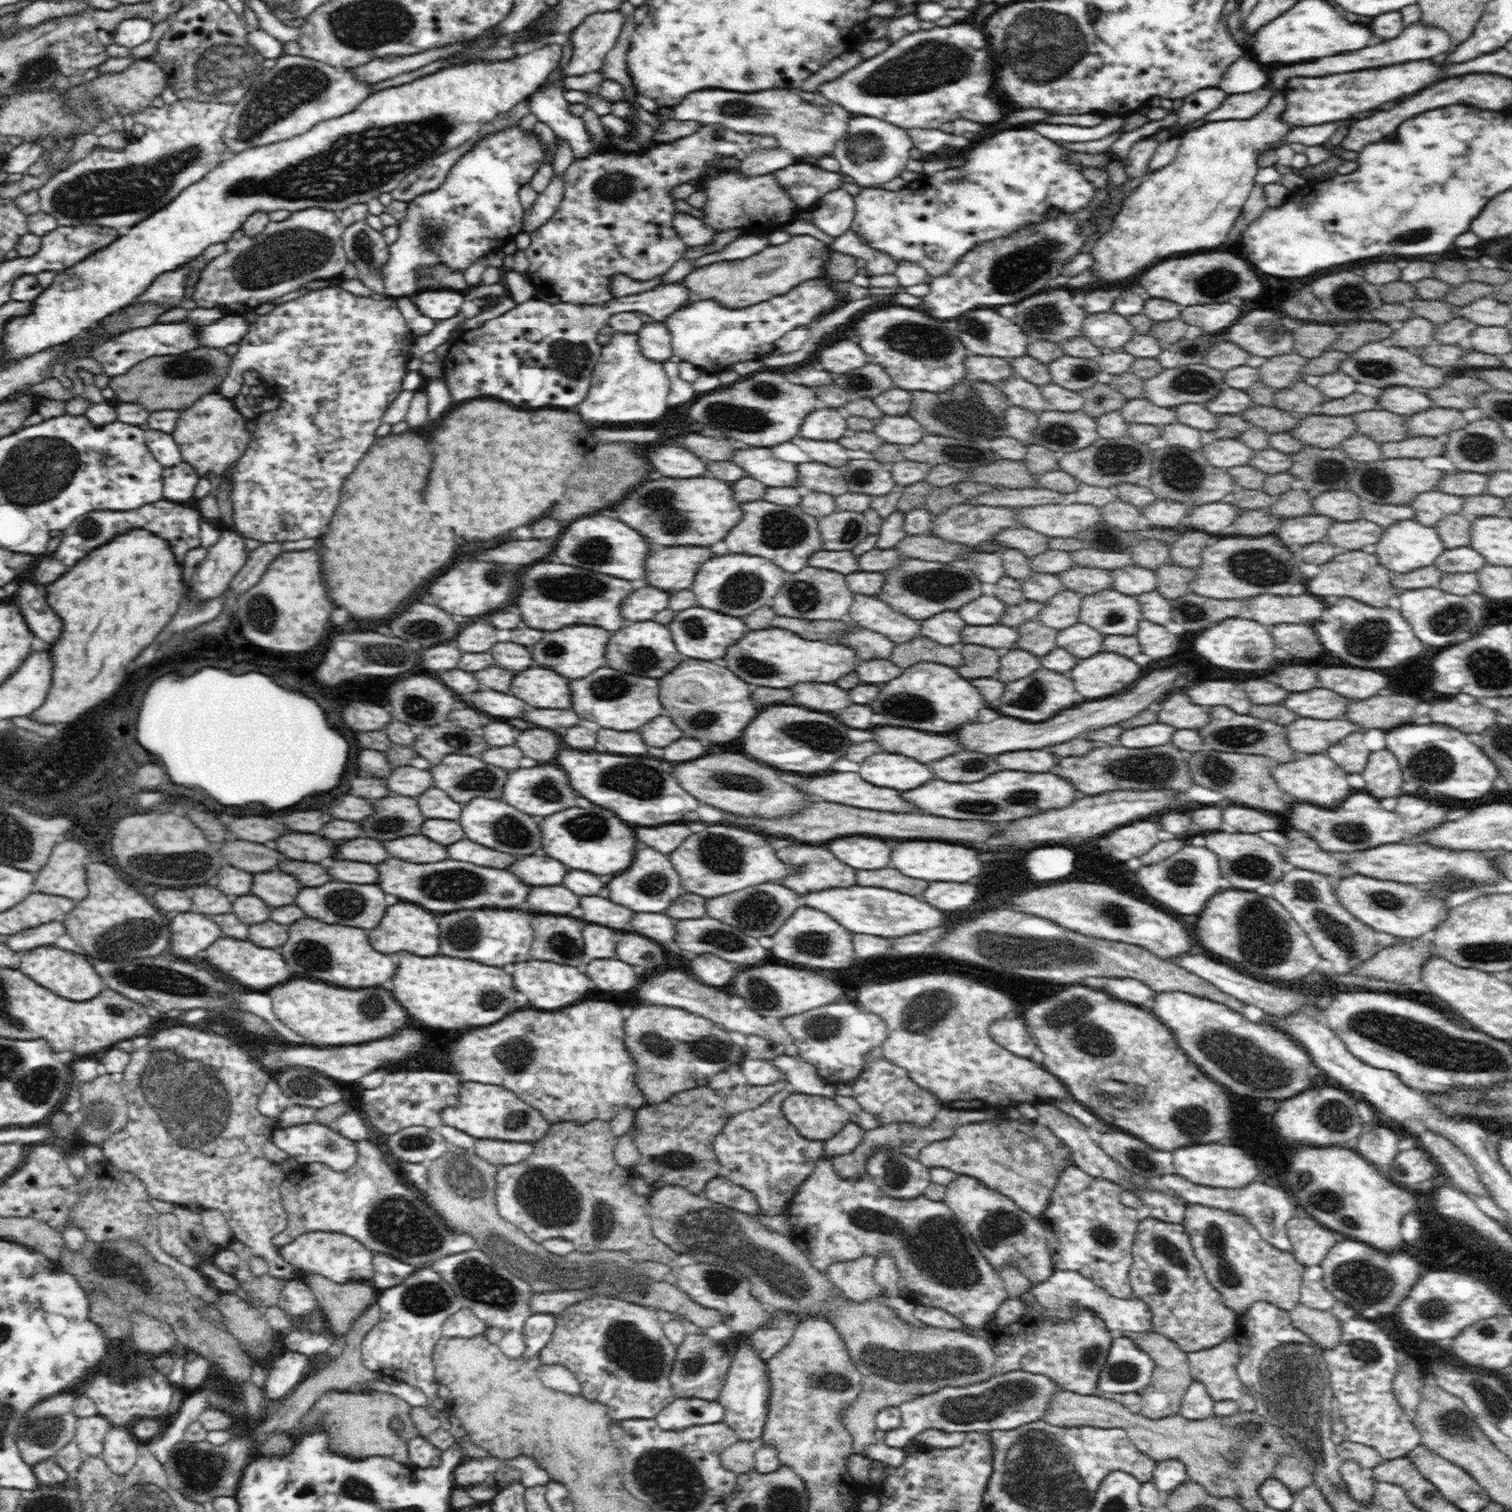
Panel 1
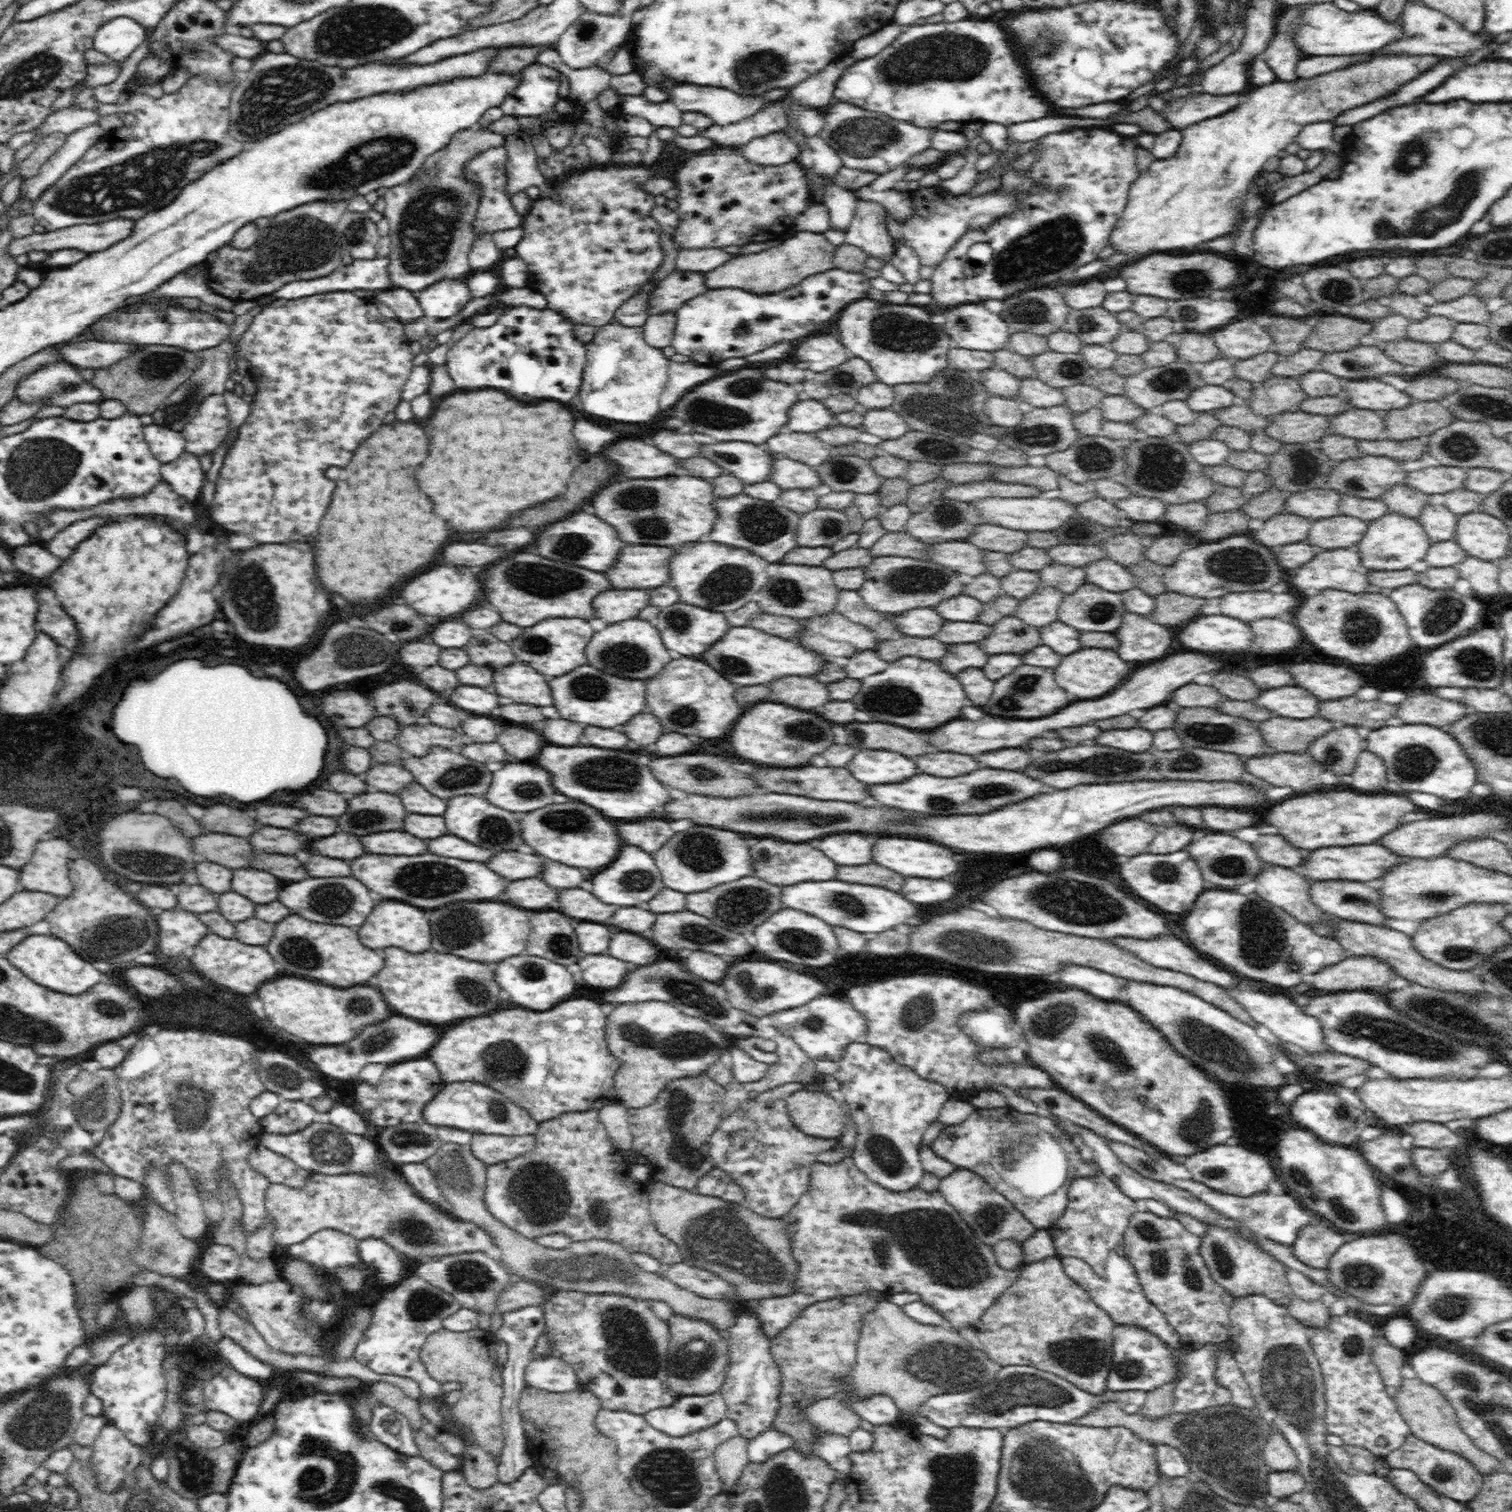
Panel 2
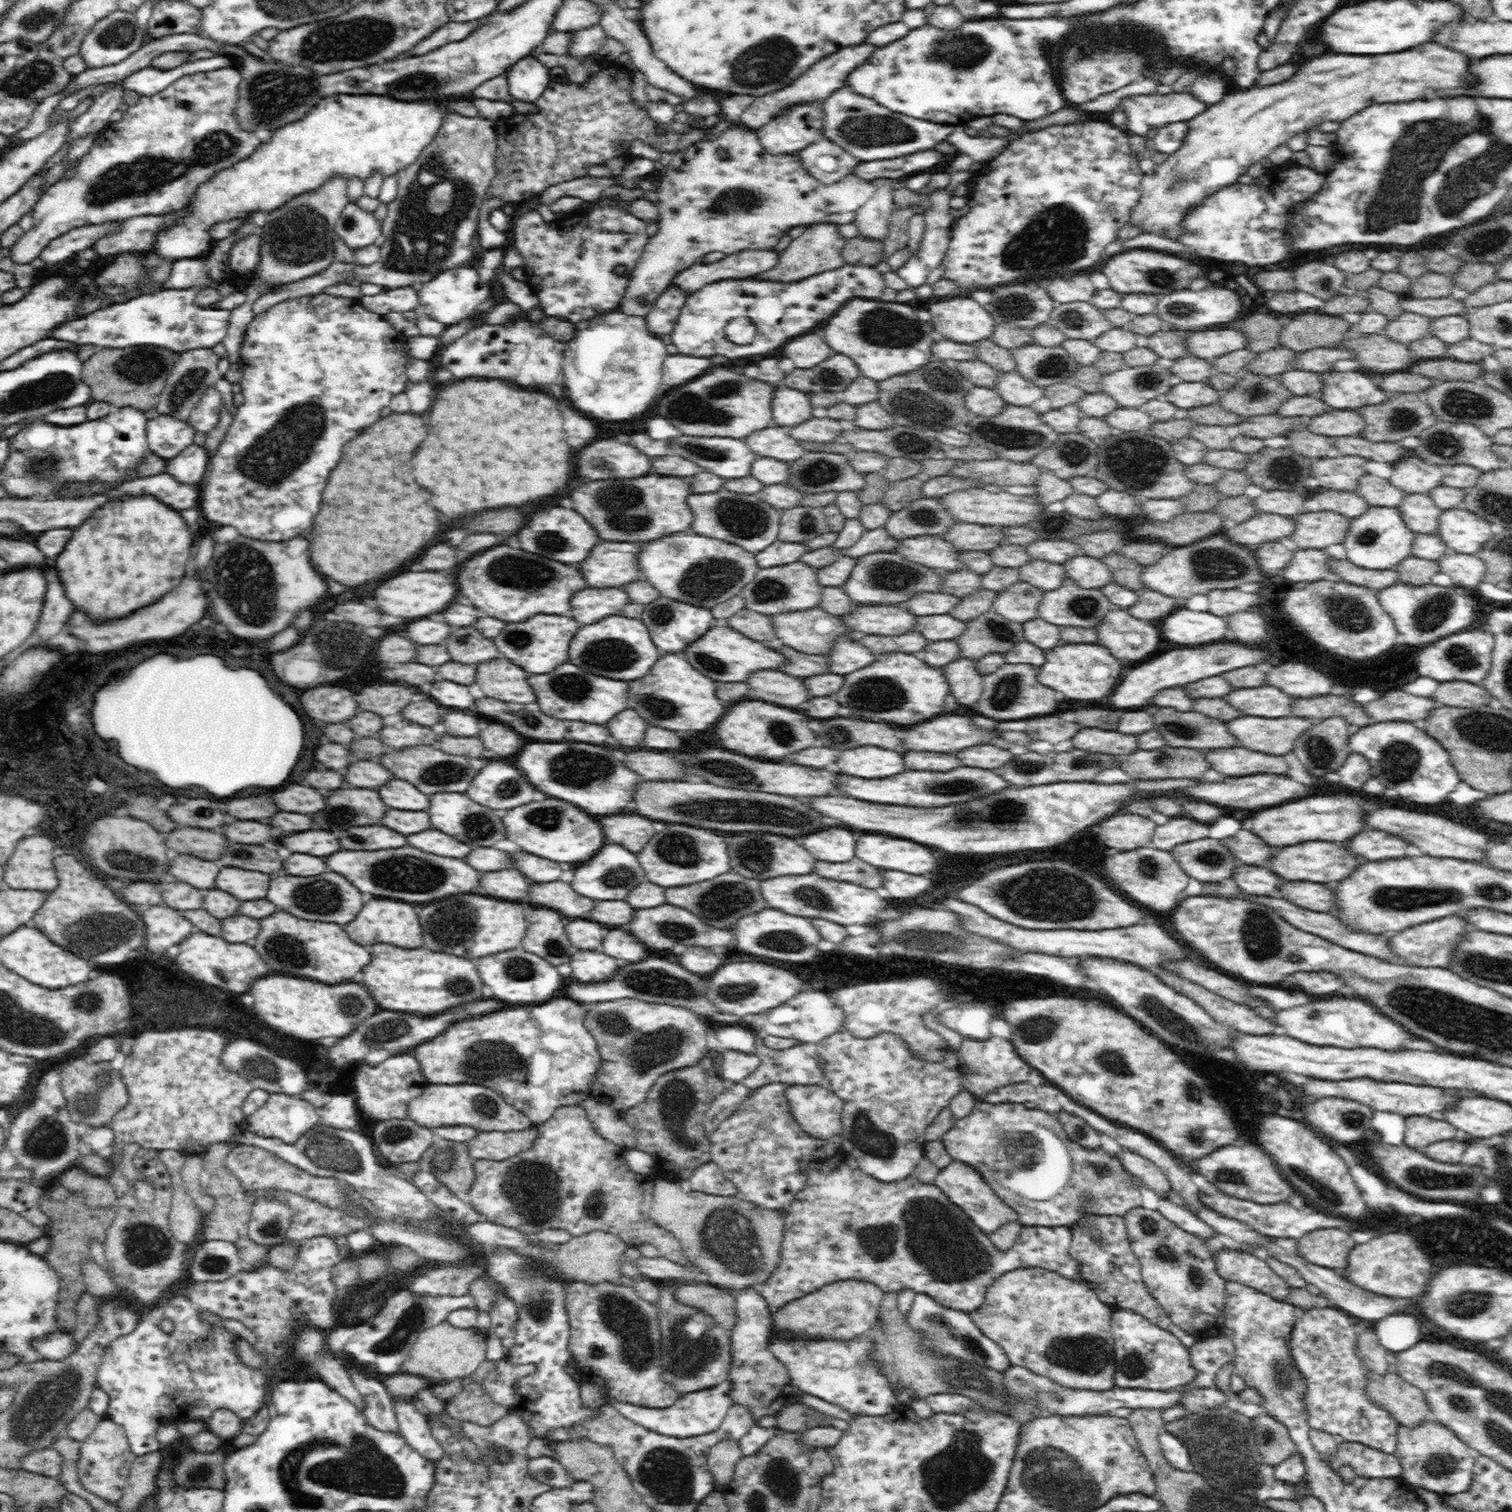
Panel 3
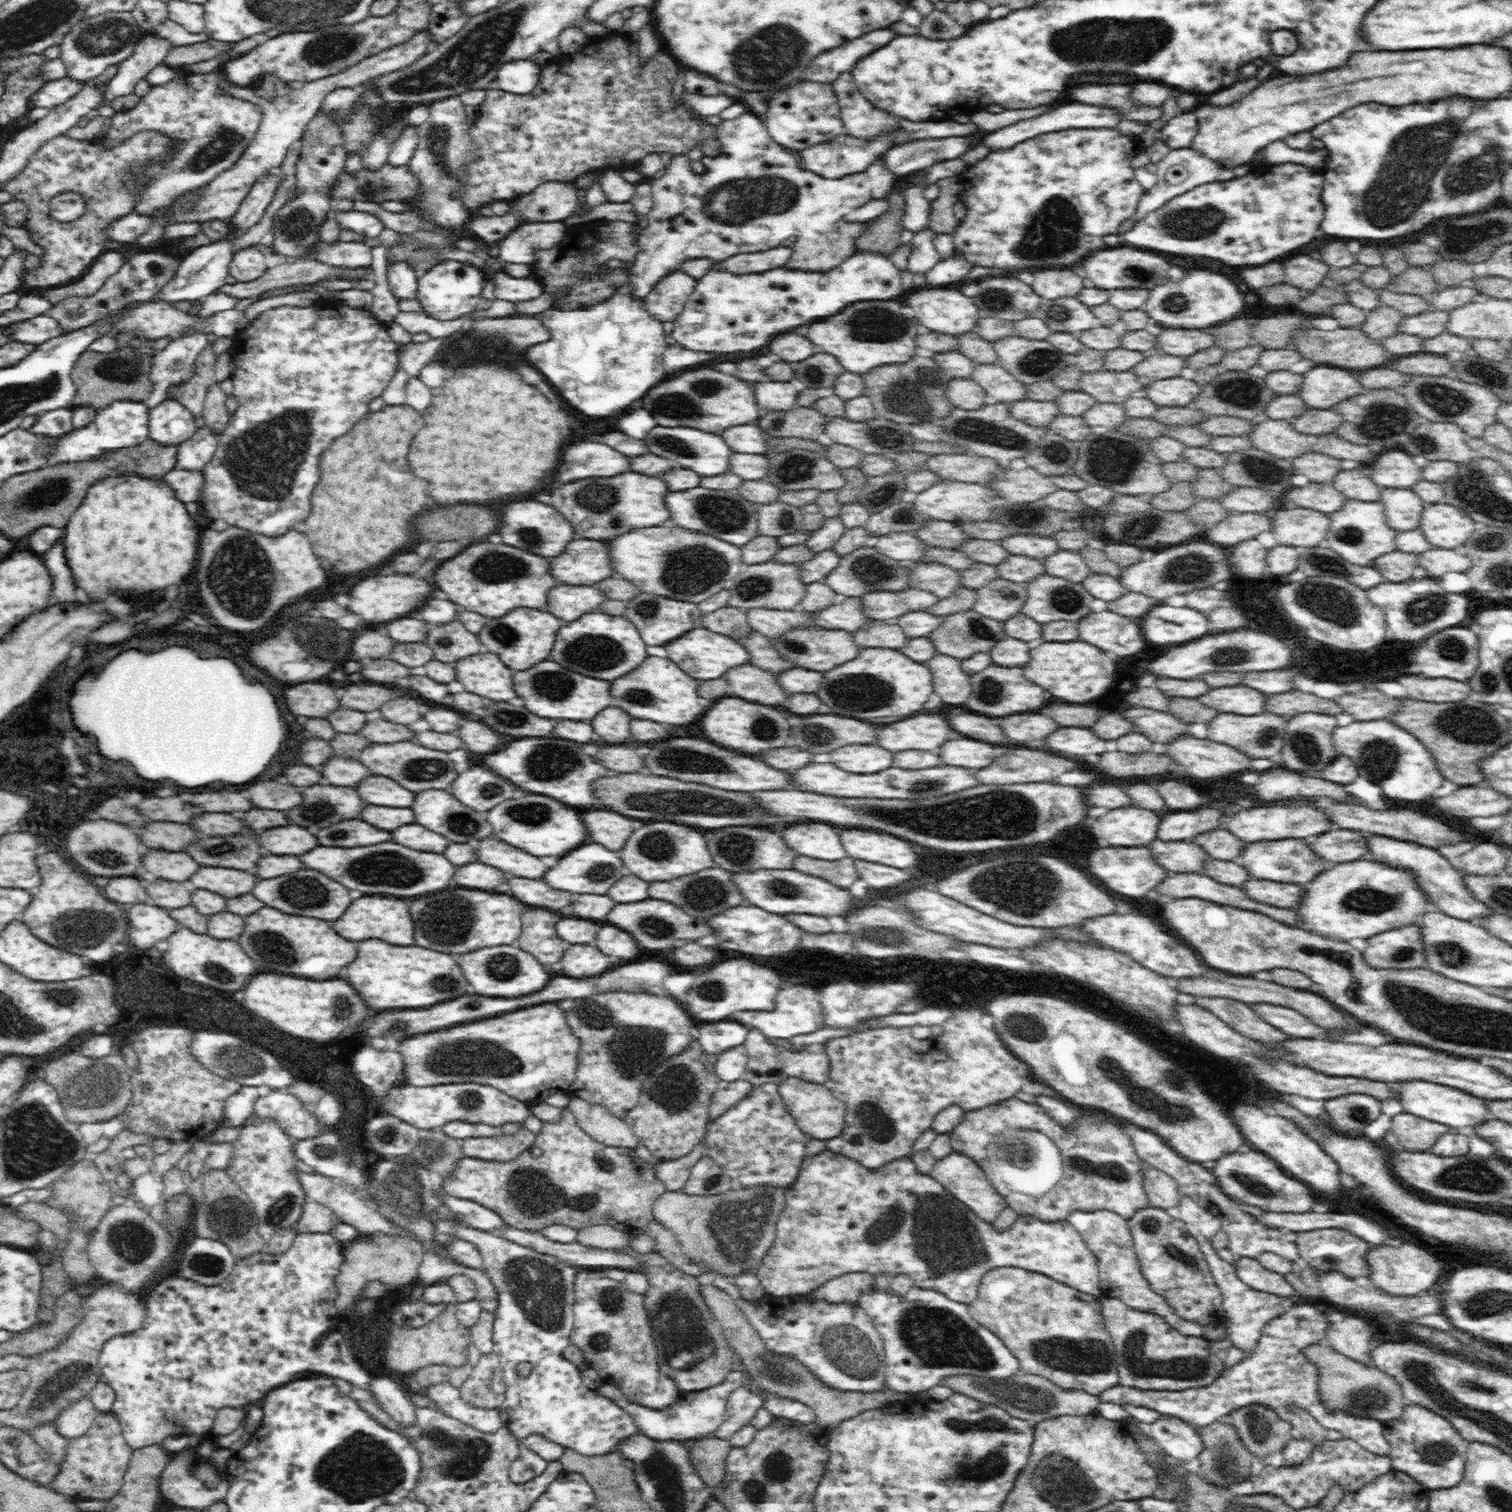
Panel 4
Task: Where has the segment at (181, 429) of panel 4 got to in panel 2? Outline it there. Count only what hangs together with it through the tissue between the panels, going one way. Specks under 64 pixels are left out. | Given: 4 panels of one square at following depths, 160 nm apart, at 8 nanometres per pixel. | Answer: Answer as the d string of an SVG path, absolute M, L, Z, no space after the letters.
M155 424L143 429L150 451L162 465L172 463L184 453L185 442L181 432L174 432Z

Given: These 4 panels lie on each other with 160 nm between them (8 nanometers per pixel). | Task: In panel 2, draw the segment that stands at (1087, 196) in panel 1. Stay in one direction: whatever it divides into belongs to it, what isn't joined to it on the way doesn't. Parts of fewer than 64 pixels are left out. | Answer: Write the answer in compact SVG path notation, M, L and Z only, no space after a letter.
M986 124L984 126L984 130L982 130L982 136L984 136L984 140L986 140L986 144L990 146L990 150L994 152L996 158L995 161L987 168L988 171L988 178L990 181L993 181L991 179L998 178L1000 180L1000 186L996 188L995 190L992 190L990 192L984 192L984 194L978 194L978 196L972 196L972 194L968 193L952 193L952 191L948 191L948 189L942 187L942 184L938 188L917 188L914 190L910 190L908 192L909 195L909 201L911 202L911 206L913 206L913 213L908 217L905 218L903 221L898 221L890 211L886 210L886 216L885 216L885 230L888 231L889 238L895 242L895 244L903 244L904 246L908 246L908 248L912 249L914 251L914 255L918 256L918 259L920 261L920 264L922 267L936 267L938 264L942 264L944 260L946 260L946 253L950 252L952 250L954 244L966 234L966 232L972 232L972 230L986 230L990 224L994 224L998 218L1004 218L1004 216L1008 216L1008 214L1014 214L1014 212L1018 212L1020 208L1022 208L1022 204L1024 204L1024 198L1028 198L1028 196L1032 196L1032 194L1038 194L1038 192L1042 192L1044 190L1044 185L1042 185L1042 181L1040 179L1034 179L1034 177L1030 177L1028 173L1026 173L1026 170L1020 170L1020 168L1014 168L1014 162L1020 158L1020 143L1018 141L1014 141L1014 139L1010 139L1010 134L1008 134L1008 128L1006 126L1002 126L1002 124Z

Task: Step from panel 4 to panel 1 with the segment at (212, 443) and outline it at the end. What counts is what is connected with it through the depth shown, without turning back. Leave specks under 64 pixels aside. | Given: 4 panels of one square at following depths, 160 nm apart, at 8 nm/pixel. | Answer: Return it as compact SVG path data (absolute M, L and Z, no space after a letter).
M178 464L176 467L163 470L163 494L167 501L184 502L192 498L194 486L198 482L196 472L188 468L188 464Z

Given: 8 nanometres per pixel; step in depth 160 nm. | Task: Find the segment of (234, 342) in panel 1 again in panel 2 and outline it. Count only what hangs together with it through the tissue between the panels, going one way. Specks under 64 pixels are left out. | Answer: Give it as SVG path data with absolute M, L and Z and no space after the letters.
M142 304L136 312L125 312L125 309L120 308L108 316L102 316L86 331L94 331L96 338L104 341L176 346L190 351L202 351L218 346L230 334L231 328L230 324L201 310L188 310L165 304L152 308Z

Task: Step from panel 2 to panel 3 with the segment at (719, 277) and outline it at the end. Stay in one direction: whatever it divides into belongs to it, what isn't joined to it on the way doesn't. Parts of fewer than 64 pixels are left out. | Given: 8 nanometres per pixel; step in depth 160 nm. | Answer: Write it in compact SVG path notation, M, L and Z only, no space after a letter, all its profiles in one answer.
M816 222L818 226L806 228L802 236L798 236L796 240L792 240L780 254L778 254L778 262L774 268L762 272L762 274L752 275L749 278L753 280L768 280L768 282L800 282L808 276L832 270L832 268L840 268L845 262L842 260L840 252L845 245L846 238L842 237L834 224L826 224Z

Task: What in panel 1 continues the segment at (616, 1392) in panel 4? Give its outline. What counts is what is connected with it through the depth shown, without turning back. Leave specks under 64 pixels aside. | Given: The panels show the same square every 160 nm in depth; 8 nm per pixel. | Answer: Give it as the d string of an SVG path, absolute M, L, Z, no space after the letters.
M676 1398L655 1417L664 1430L684 1430L702 1424L723 1422L724 1408L716 1401L700 1398Z

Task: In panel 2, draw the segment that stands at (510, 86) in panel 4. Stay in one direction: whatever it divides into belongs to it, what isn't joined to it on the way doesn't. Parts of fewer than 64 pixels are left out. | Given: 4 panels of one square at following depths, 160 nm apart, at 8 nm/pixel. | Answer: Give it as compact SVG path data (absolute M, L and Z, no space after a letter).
M534 63L521 70L524 82L516 88L514 96L508 96L500 107L501 115L516 117L550 116L557 111L561 96L558 94L562 73L558 69Z

